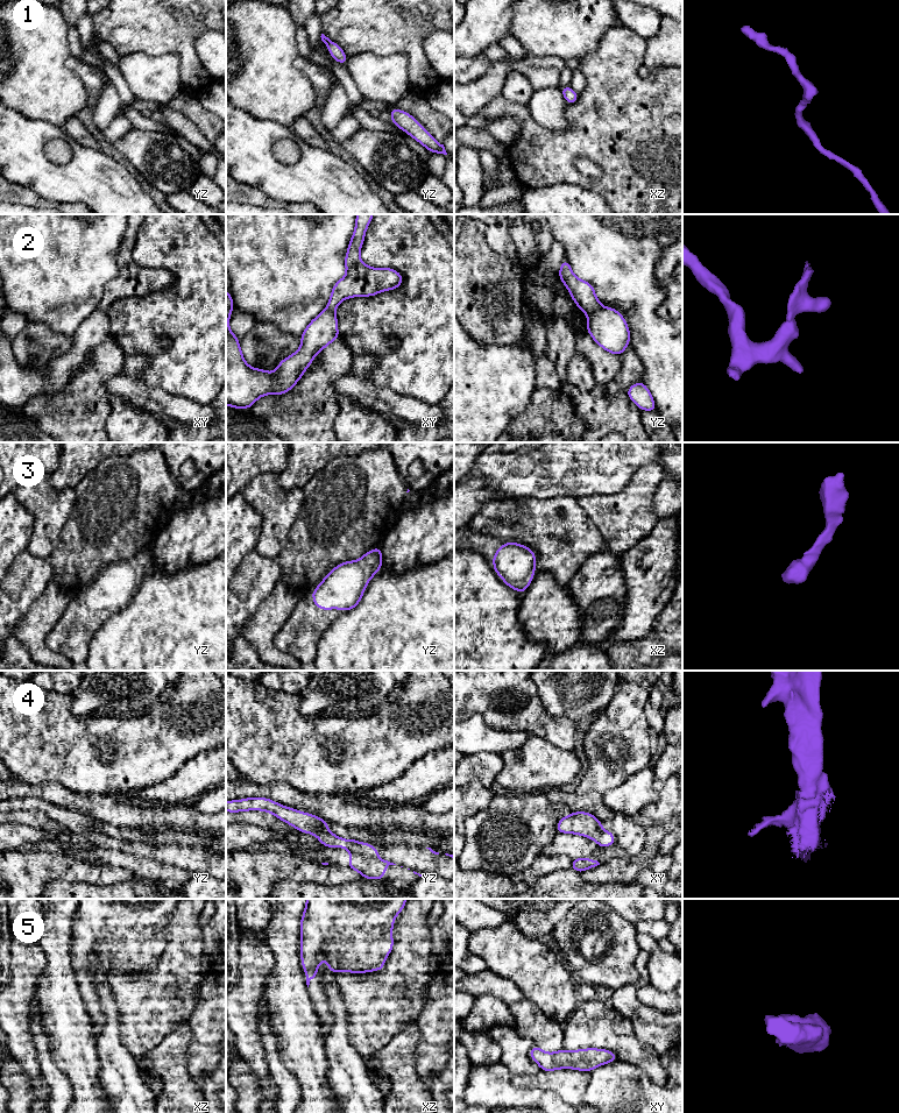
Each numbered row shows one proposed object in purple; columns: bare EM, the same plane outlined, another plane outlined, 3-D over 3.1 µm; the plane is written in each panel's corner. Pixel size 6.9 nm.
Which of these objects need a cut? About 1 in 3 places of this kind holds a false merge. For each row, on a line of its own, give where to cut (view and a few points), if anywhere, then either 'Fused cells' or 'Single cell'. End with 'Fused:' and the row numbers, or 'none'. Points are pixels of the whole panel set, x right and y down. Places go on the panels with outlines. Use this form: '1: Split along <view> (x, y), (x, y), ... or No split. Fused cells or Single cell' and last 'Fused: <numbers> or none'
1: No split. Single cell
2: Split along yz (602, 306), (588, 316). Fused cells
3: No split. Single cell
4: No split. Single cell
5: No split. Single cell
Fused: 2

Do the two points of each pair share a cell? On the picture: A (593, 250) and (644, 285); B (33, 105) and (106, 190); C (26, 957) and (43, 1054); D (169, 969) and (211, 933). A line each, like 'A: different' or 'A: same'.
A: same
B: different
C: different
D: different

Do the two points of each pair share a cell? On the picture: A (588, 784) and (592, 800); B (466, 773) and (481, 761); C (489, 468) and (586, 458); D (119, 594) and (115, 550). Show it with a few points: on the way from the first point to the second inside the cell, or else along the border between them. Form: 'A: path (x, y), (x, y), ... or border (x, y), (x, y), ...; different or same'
A: border (575, 791), (578, 793), (600, 793), (602, 795); different
B: path (469, 770), (478, 765); same
C: path (514, 468), (561, 467); same
D: border (142, 550), (126, 560), (110, 564), (96, 578); different

